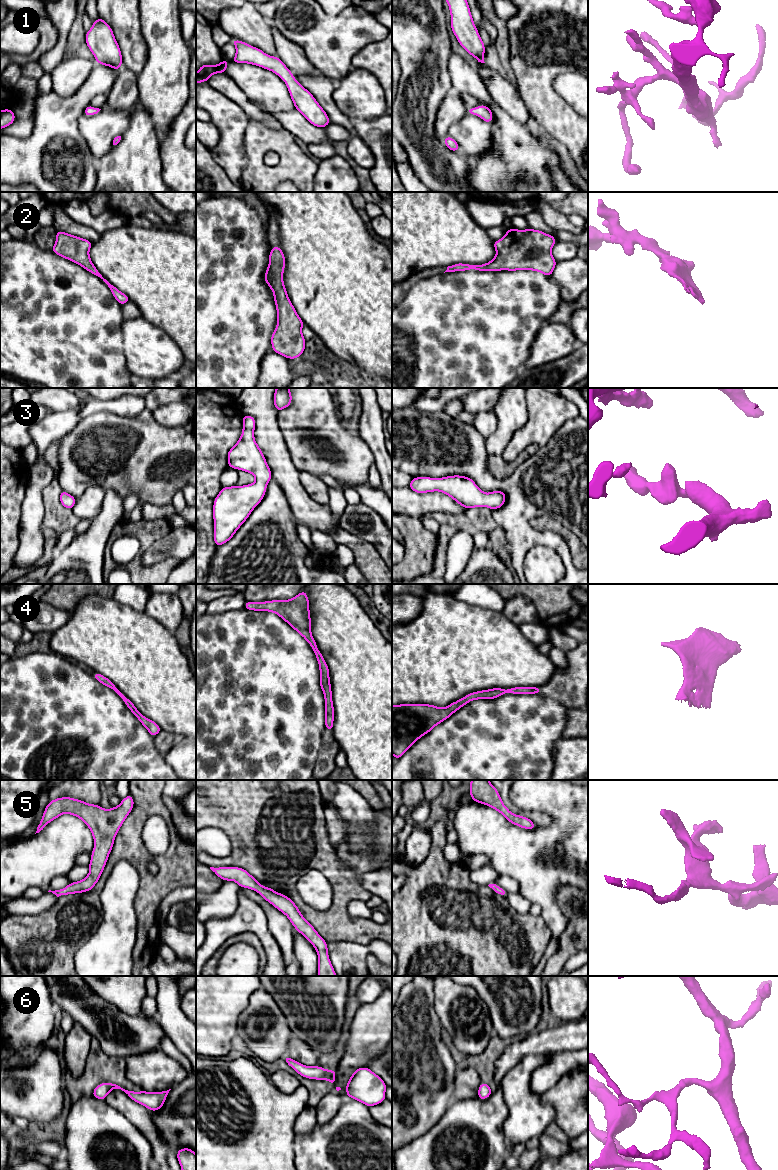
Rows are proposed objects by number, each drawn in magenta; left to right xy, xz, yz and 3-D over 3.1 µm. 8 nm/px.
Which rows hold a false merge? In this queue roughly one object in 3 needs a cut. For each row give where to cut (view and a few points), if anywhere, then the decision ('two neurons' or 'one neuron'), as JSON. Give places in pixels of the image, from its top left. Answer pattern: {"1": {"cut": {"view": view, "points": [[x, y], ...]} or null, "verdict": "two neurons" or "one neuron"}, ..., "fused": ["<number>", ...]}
{"1": {"cut": null, "verdict": "one neuron"}, "2": {"cut": null, "verdict": "one neuron"}, "3": {"cut": null, "verdict": "one neuron"}, "4": {"cut": null, "verdict": "one neuron"}, "5": {"cut": null, "verdict": "one neuron"}, "6": {"cut": null, "verdict": "one neuron"}, "fused": []}

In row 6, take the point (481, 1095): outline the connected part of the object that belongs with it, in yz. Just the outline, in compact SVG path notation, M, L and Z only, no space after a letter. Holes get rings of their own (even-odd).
M480 1083L478 1089L478 1098L481 1100L487 1099L492 1093L492 1089L486 1083Z

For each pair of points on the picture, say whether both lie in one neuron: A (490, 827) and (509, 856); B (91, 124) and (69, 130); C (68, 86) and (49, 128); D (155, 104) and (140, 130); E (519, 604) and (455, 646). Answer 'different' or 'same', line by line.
A: same
B: different
C: different
D: different
E: different

